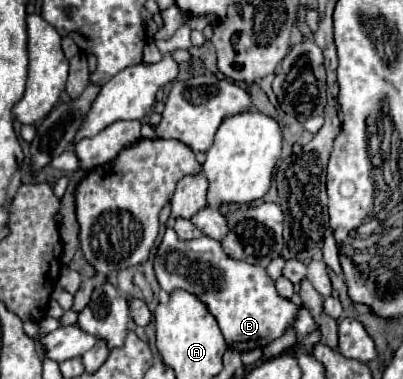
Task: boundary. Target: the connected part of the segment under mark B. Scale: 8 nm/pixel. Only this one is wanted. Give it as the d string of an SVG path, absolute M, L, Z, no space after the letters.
M168 228L162 244L158 246L154 270L162 290L186 290L206 304L210 314L218 320L230 350L248 352L254 348L266 348L288 328L296 332L296 338L306 336L306 332L314 332L314 328L318 328L304 306L298 306L278 294L274 280L264 268L258 268L258 264L246 264L244 260L230 260L230 256L222 252L222 244L208 236L184 242L178 240L174 228Z

